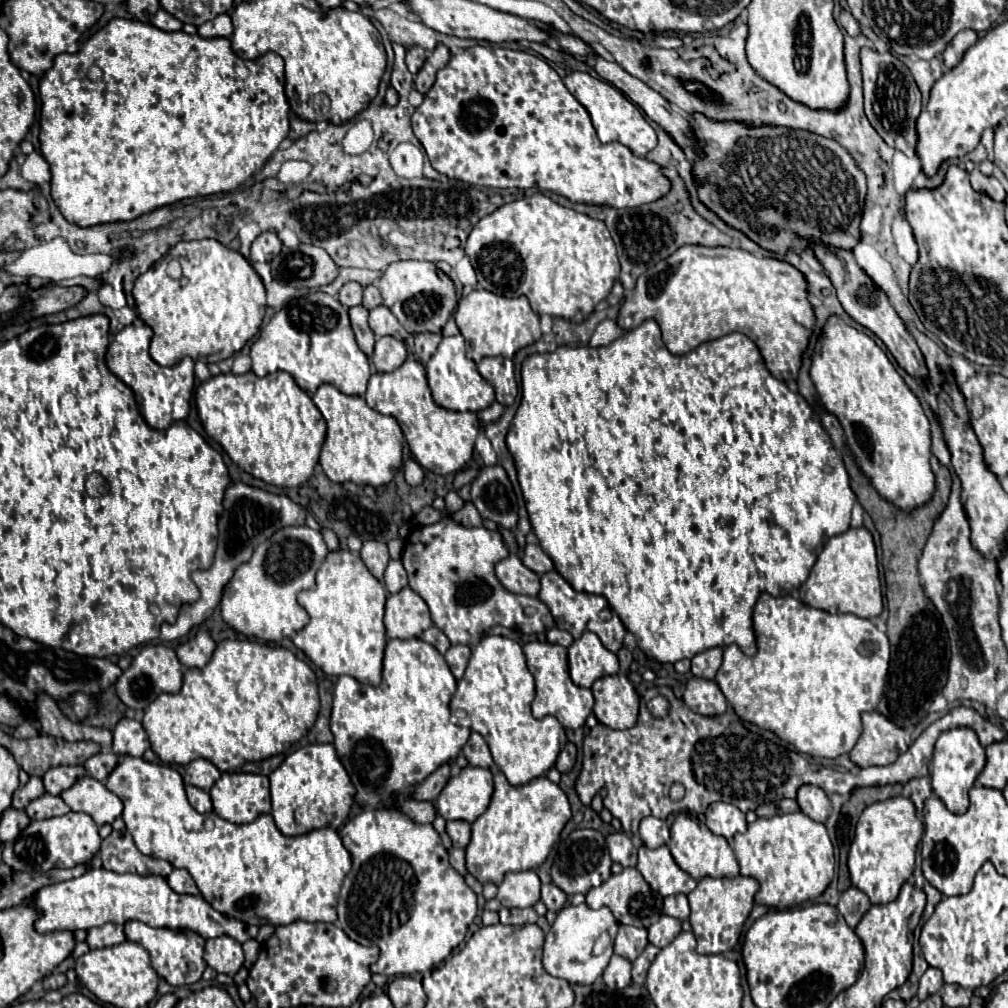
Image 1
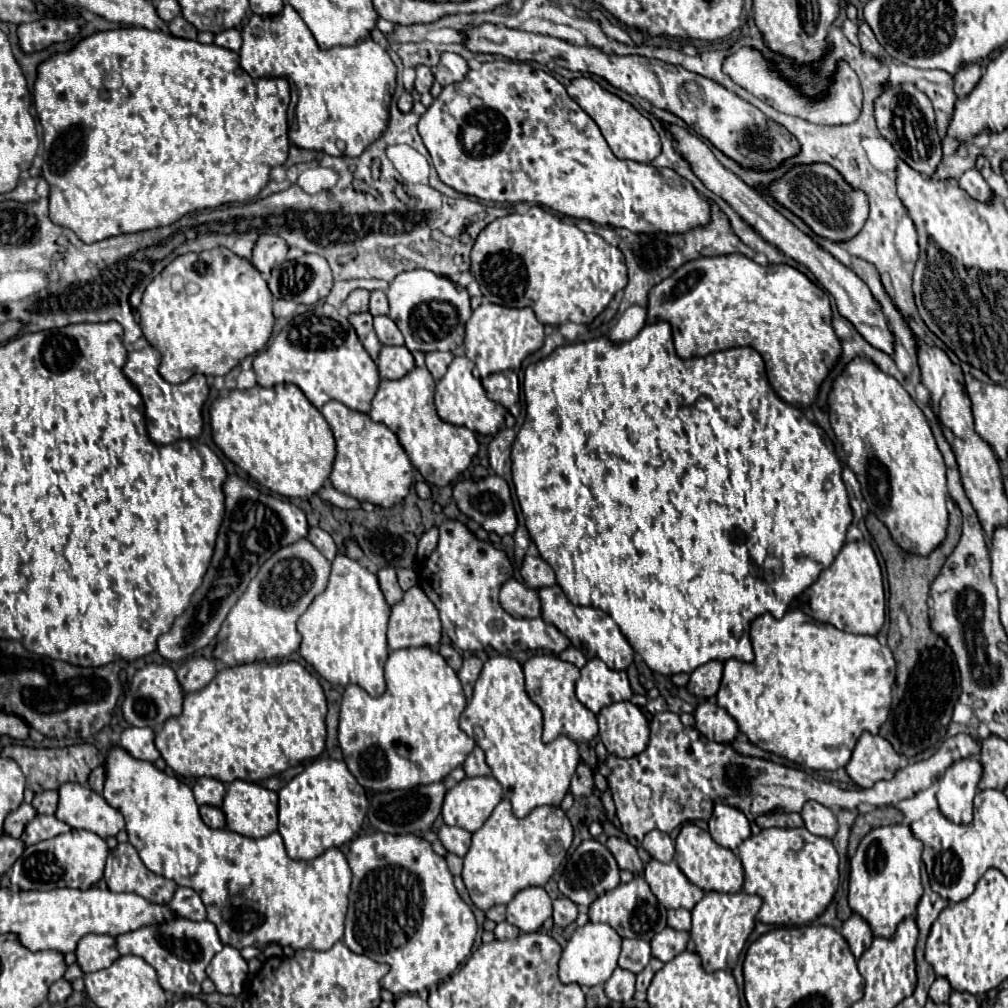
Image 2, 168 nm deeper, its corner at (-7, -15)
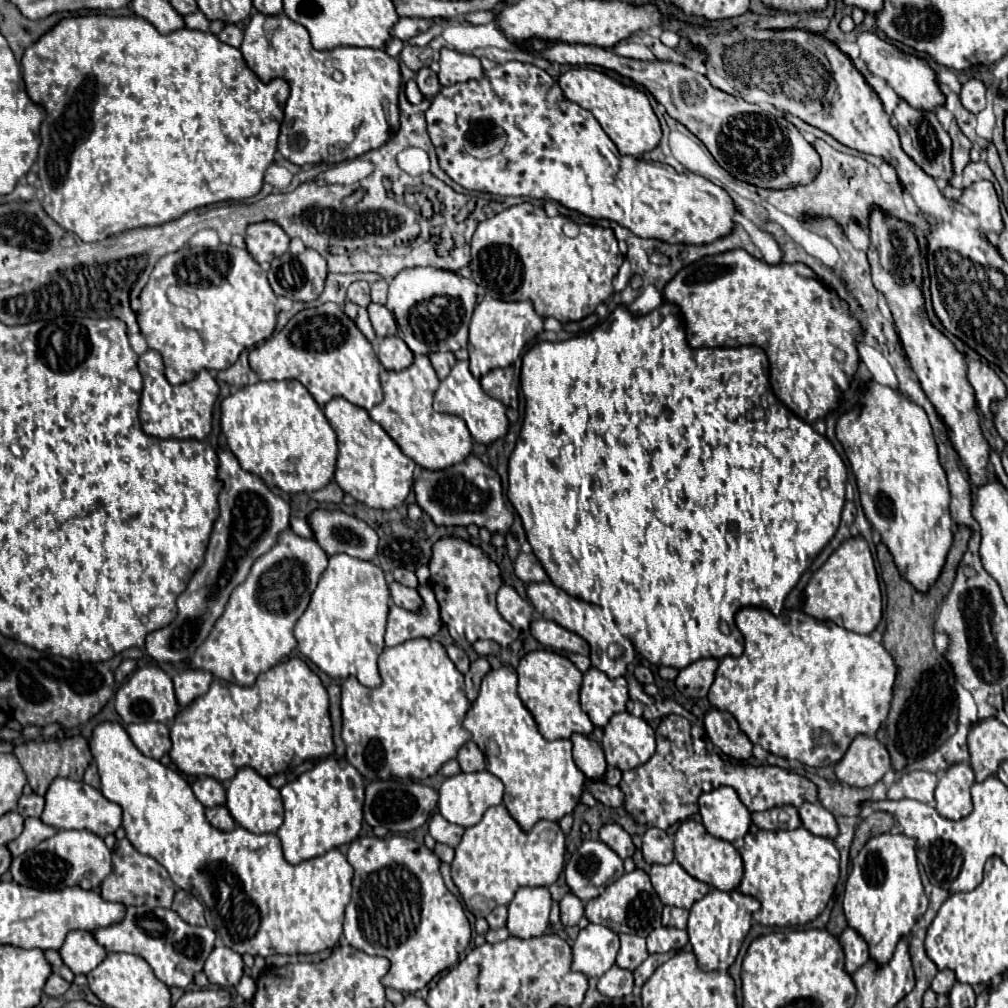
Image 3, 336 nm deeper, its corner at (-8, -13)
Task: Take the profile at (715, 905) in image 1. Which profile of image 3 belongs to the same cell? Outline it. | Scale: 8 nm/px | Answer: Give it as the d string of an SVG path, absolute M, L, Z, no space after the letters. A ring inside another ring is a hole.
M712 889L702 901L696 901L690 909L688 919L688 935L694 949L694 955L698 957L698 967L702 971L728 971L728 967L734 963L744 937L750 931L752 925L752 913L760 907L756 897L744 895L738 889L734 891L718 891Z

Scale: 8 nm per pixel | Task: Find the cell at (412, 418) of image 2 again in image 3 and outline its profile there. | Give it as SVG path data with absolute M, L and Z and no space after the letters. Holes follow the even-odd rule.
M418 355L408 369L380 371L384 379L384 399L370 409L370 417L384 427L384 431L398 443L398 447L428 471L442 471L462 463L472 451L472 435L464 419L434 411L432 399L438 389L438 375L434 373L428 355Z

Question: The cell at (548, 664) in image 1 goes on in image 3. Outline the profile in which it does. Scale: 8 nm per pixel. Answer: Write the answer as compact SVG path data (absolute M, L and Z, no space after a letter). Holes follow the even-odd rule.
M532 651L522 657L516 671L518 671L518 695L526 709L534 715L538 729L546 739L550 741L570 739L574 733L590 735L594 731L594 725L582 711L578 699L582 673L568 657L554 651Z

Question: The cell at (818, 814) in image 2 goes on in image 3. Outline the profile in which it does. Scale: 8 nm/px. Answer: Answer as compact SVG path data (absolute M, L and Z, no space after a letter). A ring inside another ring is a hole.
M806 801L798 811L800 811L802 825L812 835L828 837L828 839L834 839L838 835L838 823L836 823L834 815L828 809L824 809L820 803L808 803Z

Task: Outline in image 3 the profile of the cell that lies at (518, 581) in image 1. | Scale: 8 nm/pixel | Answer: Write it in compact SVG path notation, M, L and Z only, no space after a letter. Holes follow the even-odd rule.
M502 585L498 591L498 611L518 631L528 629L534 615L532 603L528 599L522 599L510 585Z

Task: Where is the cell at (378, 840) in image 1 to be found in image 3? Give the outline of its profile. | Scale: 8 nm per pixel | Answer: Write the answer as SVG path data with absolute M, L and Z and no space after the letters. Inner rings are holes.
M358 837L350 843L348 861L354 867L352 879L352 899L346 907L344 937L348 933L348 943L366 955L382 955L392 965L382 977L384 987L392 987L404 993L414 993L424 989L440 971L454 965L466 951L472 939L472 927L464 913L462 903L448 891L440 873L440 859L426 845L416 843L408 837Z

